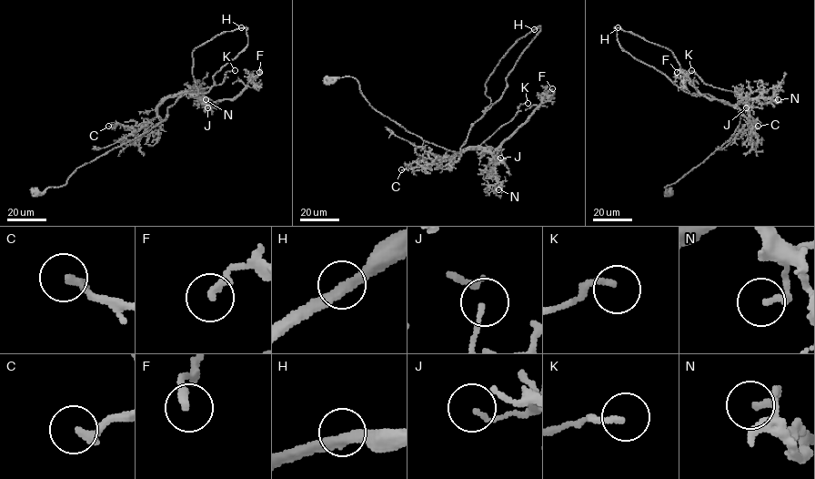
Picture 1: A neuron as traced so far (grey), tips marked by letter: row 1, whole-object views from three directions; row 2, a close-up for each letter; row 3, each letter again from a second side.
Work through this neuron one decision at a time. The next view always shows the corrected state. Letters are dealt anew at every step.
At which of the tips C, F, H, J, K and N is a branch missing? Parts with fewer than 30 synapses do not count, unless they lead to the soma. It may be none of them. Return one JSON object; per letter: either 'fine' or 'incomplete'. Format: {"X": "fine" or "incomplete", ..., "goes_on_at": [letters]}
{"C": "fine", "F": "fine", "H": "fine", "J": "fine", "K": "fine", "N": "fine", "goes_on_at": []}

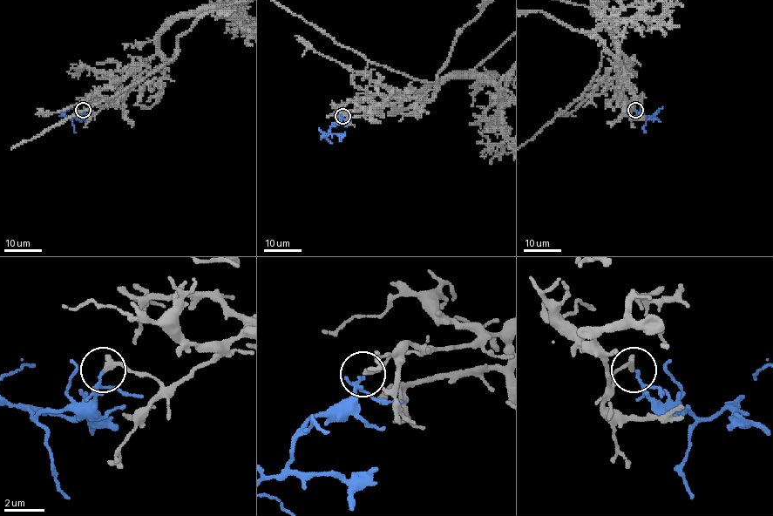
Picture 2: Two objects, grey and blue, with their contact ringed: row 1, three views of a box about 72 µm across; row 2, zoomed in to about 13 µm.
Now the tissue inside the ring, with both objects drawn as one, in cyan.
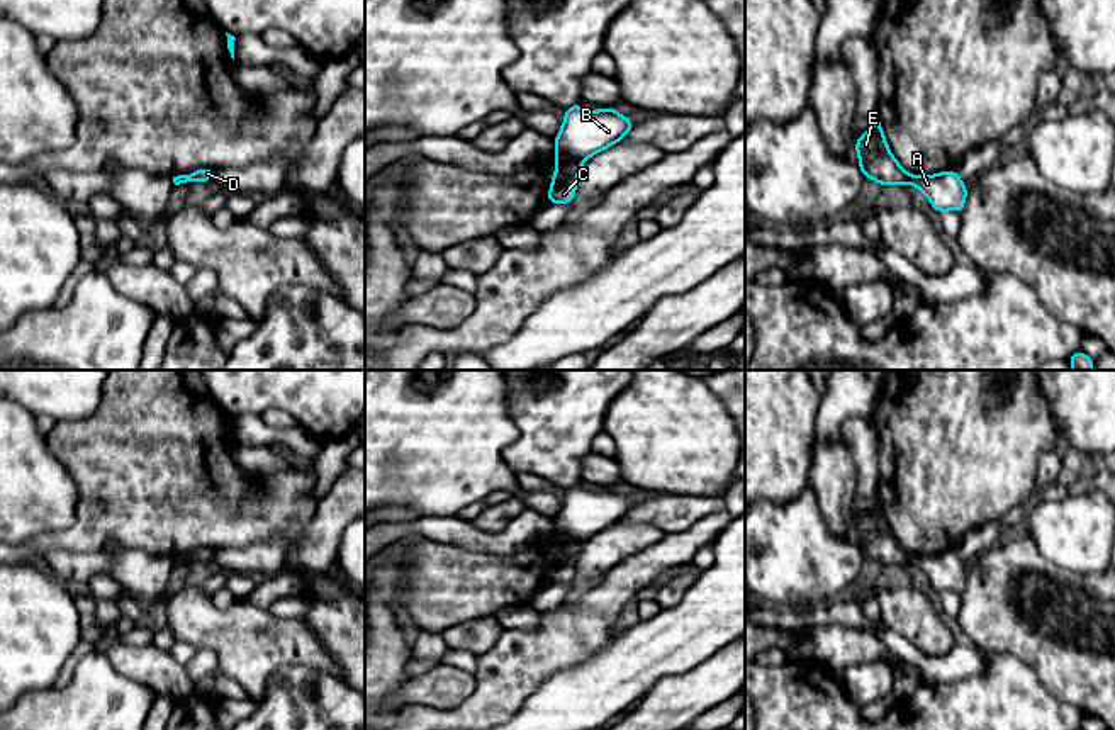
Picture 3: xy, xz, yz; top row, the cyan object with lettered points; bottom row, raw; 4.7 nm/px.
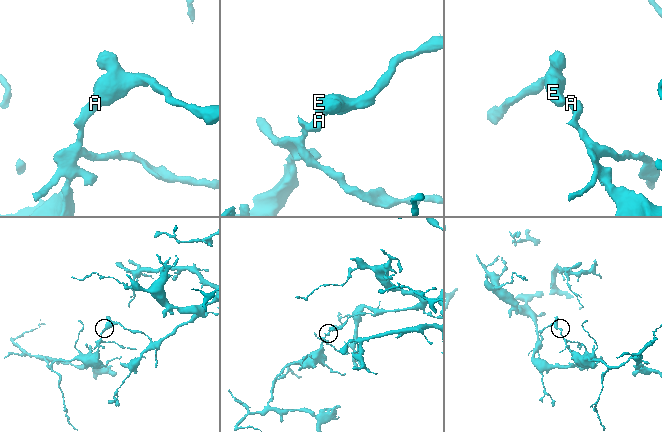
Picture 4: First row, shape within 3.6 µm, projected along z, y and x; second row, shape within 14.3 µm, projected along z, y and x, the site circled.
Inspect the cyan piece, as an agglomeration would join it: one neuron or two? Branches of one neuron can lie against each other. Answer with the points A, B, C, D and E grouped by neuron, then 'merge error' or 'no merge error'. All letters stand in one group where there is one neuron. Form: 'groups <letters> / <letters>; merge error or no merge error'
groups A C / B D E; merge error

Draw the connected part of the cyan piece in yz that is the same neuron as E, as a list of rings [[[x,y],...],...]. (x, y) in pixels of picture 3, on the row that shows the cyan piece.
[[[877,115],[867,132],[857,138],[855,153],[864,178],[876,180],[881,187],[908,183],[910,175],[891,154]]]

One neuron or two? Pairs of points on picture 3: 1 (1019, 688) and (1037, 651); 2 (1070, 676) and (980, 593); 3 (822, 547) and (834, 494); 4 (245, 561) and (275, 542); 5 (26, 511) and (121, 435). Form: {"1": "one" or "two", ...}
{"1": "two", "2": "one", "3": "two", "4": "one", "5": "two"}

